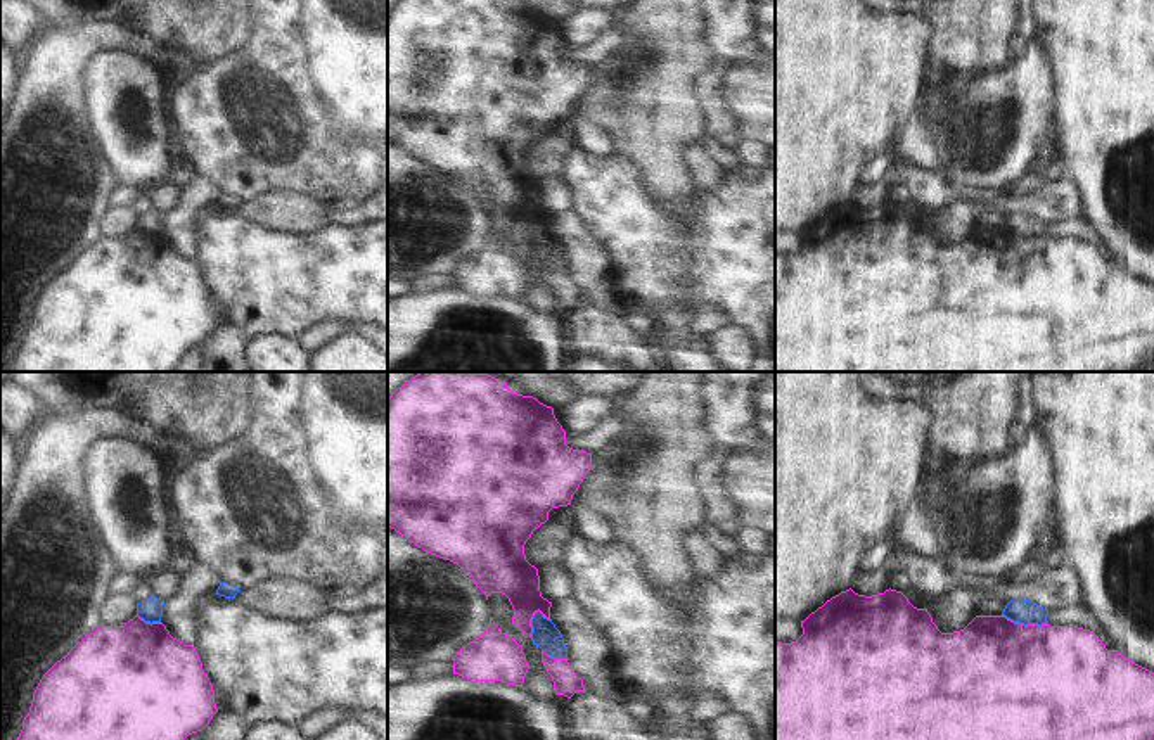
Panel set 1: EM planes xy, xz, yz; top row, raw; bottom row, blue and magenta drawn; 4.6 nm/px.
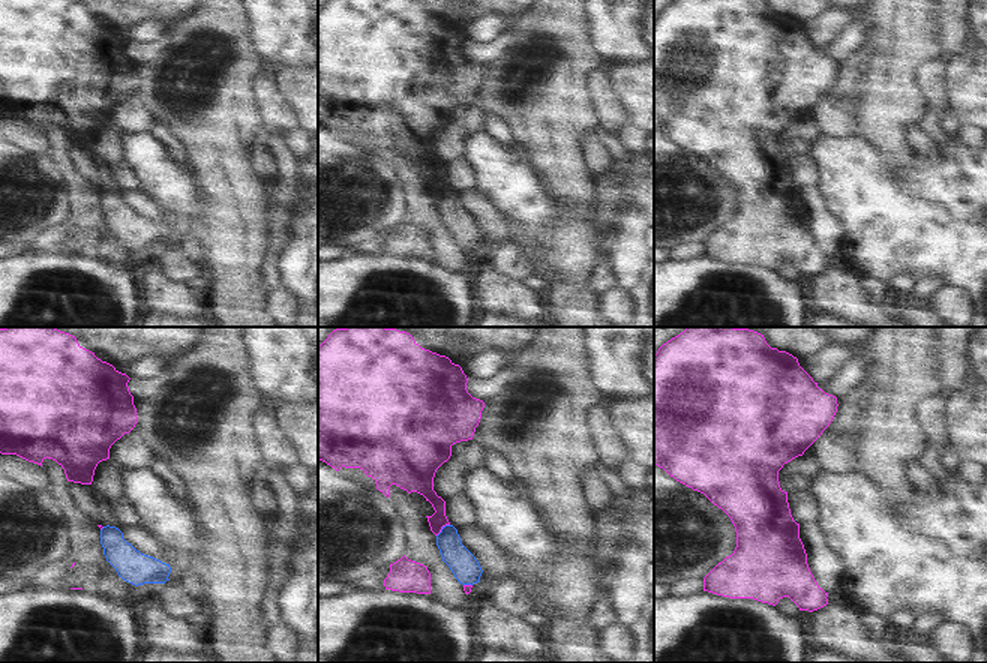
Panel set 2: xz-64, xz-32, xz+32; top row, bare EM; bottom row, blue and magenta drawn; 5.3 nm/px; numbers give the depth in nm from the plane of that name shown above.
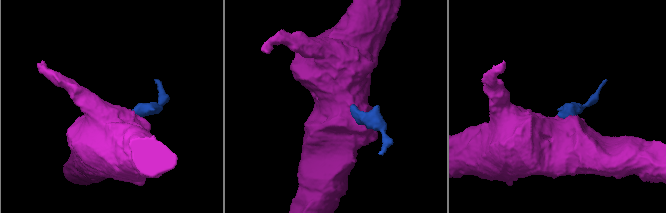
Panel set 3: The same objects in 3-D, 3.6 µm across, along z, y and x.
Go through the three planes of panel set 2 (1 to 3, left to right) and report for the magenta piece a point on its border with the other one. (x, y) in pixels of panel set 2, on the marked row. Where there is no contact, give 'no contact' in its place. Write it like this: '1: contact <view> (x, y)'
1: contact xz-64 (102, 528)
2: contact xz-32 (441, 530)
3: no contact

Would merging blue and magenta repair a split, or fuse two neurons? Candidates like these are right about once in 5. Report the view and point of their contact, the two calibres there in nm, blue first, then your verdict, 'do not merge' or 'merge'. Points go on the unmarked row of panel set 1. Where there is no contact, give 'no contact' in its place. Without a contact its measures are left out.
contact yz (1025, 237); calibres 120 and 500 nm; do not merge

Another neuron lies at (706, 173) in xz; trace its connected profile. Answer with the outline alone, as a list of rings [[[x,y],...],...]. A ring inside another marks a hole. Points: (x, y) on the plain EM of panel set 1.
[[[701,144],[689,145],[682,159],[697,190],[713,190],[725,178],[725,169],[704,150]]]

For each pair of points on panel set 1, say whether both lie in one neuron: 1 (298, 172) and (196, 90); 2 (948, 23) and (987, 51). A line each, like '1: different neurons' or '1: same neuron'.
1: same neuron
2: same neuron

